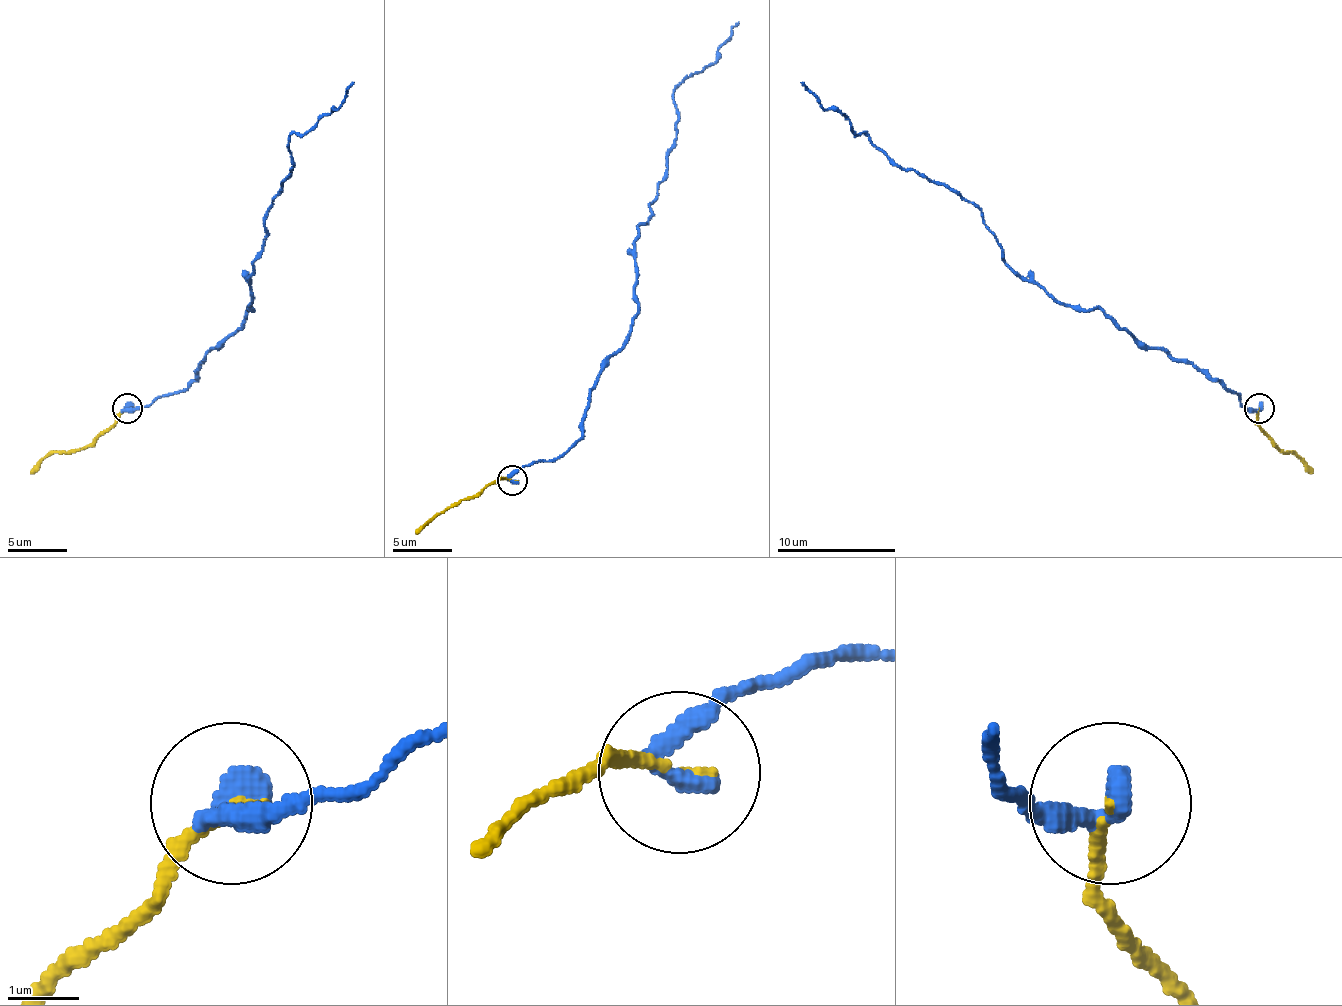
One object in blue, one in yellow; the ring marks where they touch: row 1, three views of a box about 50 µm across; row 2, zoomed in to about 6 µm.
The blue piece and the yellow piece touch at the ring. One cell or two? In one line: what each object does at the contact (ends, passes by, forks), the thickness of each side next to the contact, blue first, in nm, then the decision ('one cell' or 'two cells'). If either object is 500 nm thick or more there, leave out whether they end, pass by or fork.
blue ends there; yellow ends there; 440 nm thick on the blue side, 130 nm on the other; one cell

